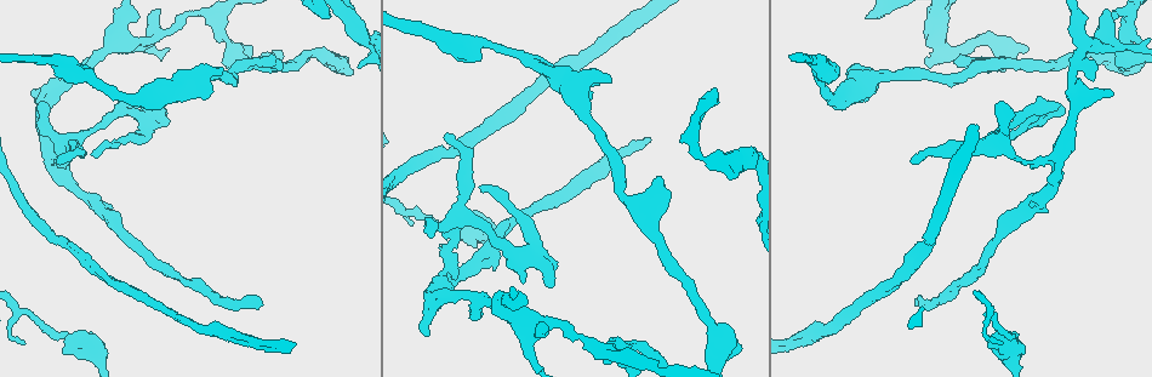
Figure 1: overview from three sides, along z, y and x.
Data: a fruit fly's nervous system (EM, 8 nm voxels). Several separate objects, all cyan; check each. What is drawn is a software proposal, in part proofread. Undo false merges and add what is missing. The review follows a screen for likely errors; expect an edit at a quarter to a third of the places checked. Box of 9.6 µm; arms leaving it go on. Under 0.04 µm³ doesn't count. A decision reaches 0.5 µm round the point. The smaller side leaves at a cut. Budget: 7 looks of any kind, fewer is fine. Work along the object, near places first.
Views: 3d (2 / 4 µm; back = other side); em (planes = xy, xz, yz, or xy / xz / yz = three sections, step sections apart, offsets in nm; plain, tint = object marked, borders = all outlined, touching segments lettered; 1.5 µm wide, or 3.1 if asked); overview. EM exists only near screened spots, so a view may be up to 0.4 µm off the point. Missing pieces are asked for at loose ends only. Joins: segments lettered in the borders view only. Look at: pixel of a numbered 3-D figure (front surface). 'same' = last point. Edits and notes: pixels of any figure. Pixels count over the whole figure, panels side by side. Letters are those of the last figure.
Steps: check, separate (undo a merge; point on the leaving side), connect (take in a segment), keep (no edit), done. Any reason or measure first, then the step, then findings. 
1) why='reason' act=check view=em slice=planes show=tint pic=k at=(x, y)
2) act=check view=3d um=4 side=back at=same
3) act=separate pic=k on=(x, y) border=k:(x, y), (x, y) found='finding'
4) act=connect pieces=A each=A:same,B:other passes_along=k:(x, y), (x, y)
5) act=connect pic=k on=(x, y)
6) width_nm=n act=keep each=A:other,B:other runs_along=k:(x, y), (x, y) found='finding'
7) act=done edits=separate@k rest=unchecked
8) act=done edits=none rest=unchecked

why='branch stops here' act=check view=3d um=2 pic=1 at=(271, 61)

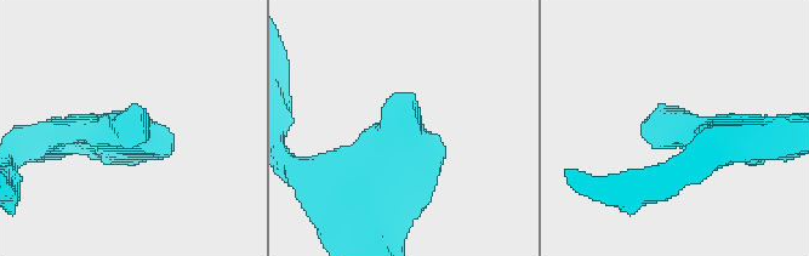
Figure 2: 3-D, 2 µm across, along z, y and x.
act=check view=em slice=planes show=borders pic=2 at=(643, 137)

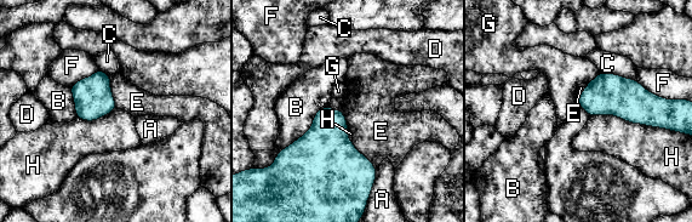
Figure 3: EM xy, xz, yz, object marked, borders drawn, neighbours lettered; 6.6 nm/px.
width_nm=220 act=keep each=A:other,B:other,C:other,D:other,E:other,F:other,G:other,H:other border=3:(326, 106), (276, 155) found='none of them fits'

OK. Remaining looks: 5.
act=check view=em slice=xy step=4 show=tint pic=1 at=(1112, 93)

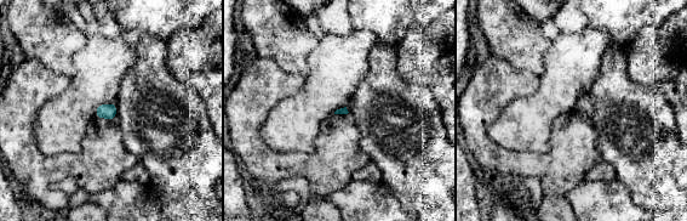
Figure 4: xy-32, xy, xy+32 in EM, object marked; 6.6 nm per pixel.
why='cut it another way' act=check view=em slice=planes show=borders at=same

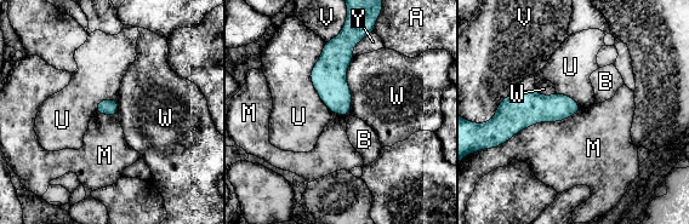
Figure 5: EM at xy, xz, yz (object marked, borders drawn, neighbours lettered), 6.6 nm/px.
act=keep each=A:other,B:other,M:other,U:other,V:other,W:other,Y:other found='no lettered segment goes on from it'

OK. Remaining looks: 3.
why='an open end' act=check view=em slice=xz step=4 show=borders pic=1 at=(928, 65)

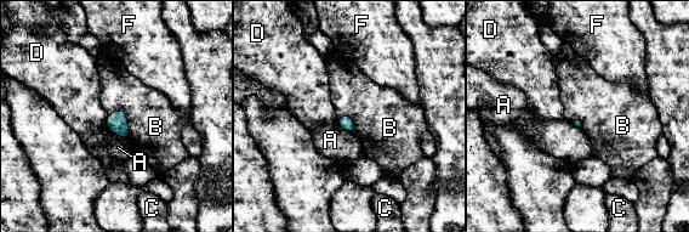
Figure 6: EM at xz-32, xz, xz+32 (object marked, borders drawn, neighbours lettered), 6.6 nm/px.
act=keep each=A:other,B:other,C:other,D:other,F:other found='no lettered segment goes on from it'

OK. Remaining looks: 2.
act=done edits=none rest=unchecked

